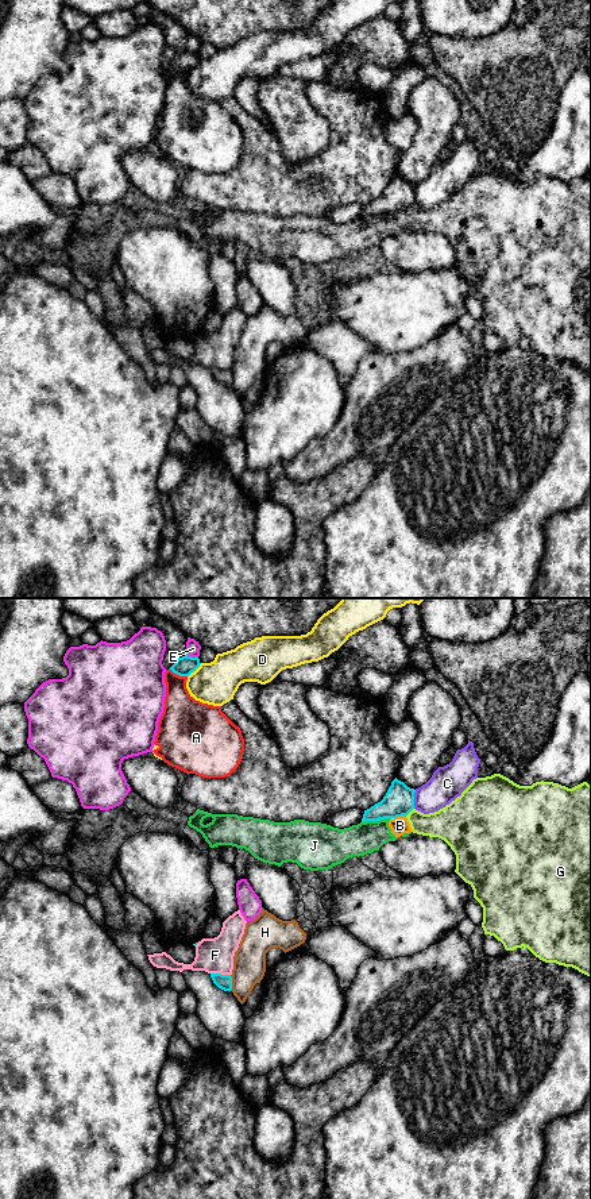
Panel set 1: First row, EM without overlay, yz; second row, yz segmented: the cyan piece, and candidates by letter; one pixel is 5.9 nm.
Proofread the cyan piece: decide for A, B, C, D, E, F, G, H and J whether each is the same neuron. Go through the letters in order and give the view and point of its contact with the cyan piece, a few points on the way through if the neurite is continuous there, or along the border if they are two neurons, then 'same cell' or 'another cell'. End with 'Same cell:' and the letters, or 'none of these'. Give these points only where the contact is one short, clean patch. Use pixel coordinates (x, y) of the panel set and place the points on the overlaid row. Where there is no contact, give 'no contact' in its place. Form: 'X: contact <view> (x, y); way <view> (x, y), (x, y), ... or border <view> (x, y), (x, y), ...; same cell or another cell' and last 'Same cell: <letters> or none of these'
A: contact yz (178, 674); another cell
B: contact yz (400, 816); border yz (405, 816), (394, 818); another cell
C: contact yz (413, 800); another cell
D: contact yz (194, 670); another cell
E: contact yz (190, 656); another cell
F: contact yz (220, 974); same cell
G: contact yz (409, 812); border yz (413, 808), (405, 816); another cell
H: contact yz (231, 983); another cell
J: contact yz (375, 820); border yz (390, 818), (366, 820), (362, 822); another cell
Same cell: F

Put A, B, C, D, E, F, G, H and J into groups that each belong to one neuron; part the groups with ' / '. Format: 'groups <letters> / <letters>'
groups A / B G J / C / D / E / F / H

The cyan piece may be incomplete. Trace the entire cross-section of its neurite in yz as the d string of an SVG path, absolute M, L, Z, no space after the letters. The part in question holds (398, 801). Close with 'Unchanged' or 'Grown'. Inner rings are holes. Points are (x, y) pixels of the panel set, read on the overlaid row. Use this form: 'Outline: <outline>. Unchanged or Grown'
Outline: M395 778L383 799L364 810L362 822L406 817L414 809L414 793L414 789Z. Unchanged

